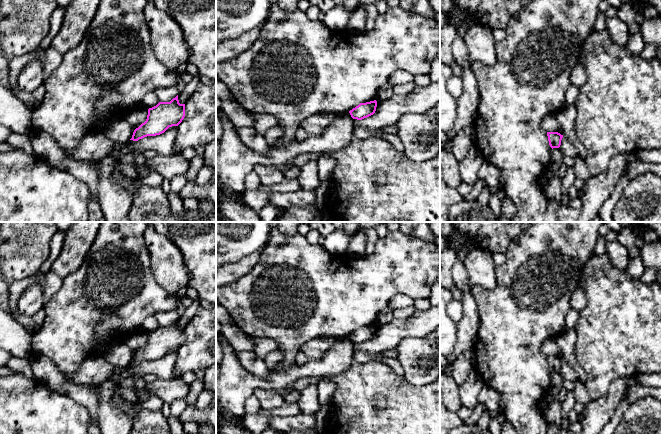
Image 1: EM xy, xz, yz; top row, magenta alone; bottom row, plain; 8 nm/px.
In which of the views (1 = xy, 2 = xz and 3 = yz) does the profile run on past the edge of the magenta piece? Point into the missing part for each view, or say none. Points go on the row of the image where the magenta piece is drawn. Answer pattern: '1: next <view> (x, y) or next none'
1: next none
2: next none
3: next none

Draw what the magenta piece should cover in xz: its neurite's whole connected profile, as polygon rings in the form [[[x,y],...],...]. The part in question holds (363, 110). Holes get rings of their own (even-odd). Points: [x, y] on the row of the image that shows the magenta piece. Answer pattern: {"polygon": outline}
{"polygon": [[[370,101],[366,103],[360,103],[358,106],[349,111],[353,119],[362,120],[373,115],[376,111],[377,101]]]}

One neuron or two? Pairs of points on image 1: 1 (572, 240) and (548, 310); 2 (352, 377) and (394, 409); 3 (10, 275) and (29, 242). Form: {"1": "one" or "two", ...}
{"1": "one", "2": "one", "3": "one"}

